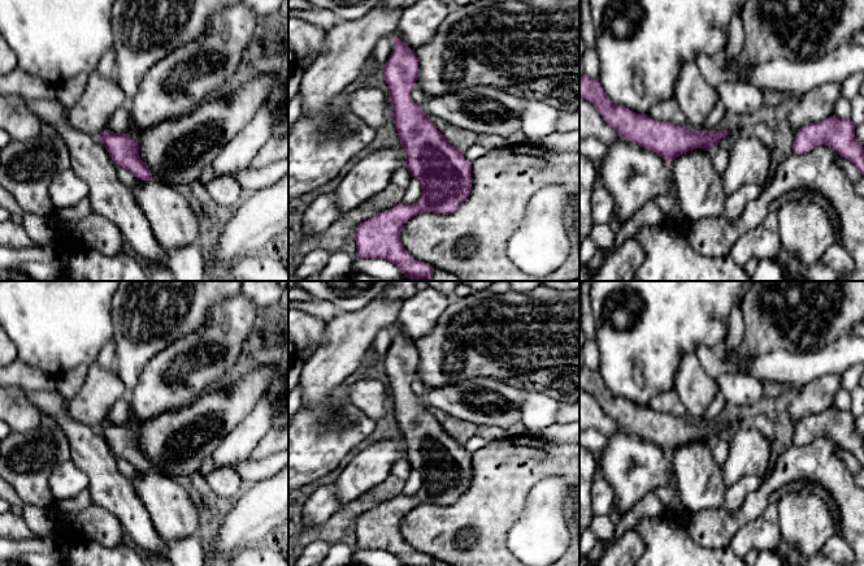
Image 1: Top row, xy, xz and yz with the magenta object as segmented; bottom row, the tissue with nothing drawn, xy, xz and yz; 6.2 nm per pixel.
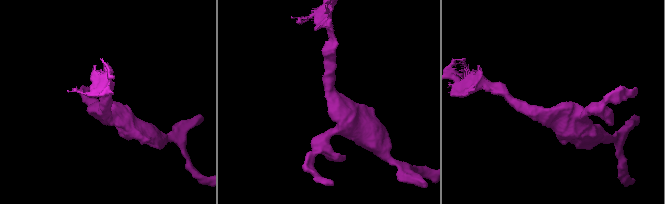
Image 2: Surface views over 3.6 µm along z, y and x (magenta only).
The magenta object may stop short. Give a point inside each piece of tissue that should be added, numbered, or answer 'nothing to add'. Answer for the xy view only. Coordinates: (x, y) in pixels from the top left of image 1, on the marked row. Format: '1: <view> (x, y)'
nothing to add

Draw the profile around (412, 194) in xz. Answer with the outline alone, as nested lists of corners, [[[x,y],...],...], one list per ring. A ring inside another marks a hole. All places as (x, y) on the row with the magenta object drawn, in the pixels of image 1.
[[[411,177],[409,186],[405,189],[403,203],[416,203],[421,196],[421,183],[414,177]]]

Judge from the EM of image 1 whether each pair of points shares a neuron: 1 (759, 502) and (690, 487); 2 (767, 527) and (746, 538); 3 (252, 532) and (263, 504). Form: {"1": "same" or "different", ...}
{"1": "different", "2": "same", "3": "same"}

